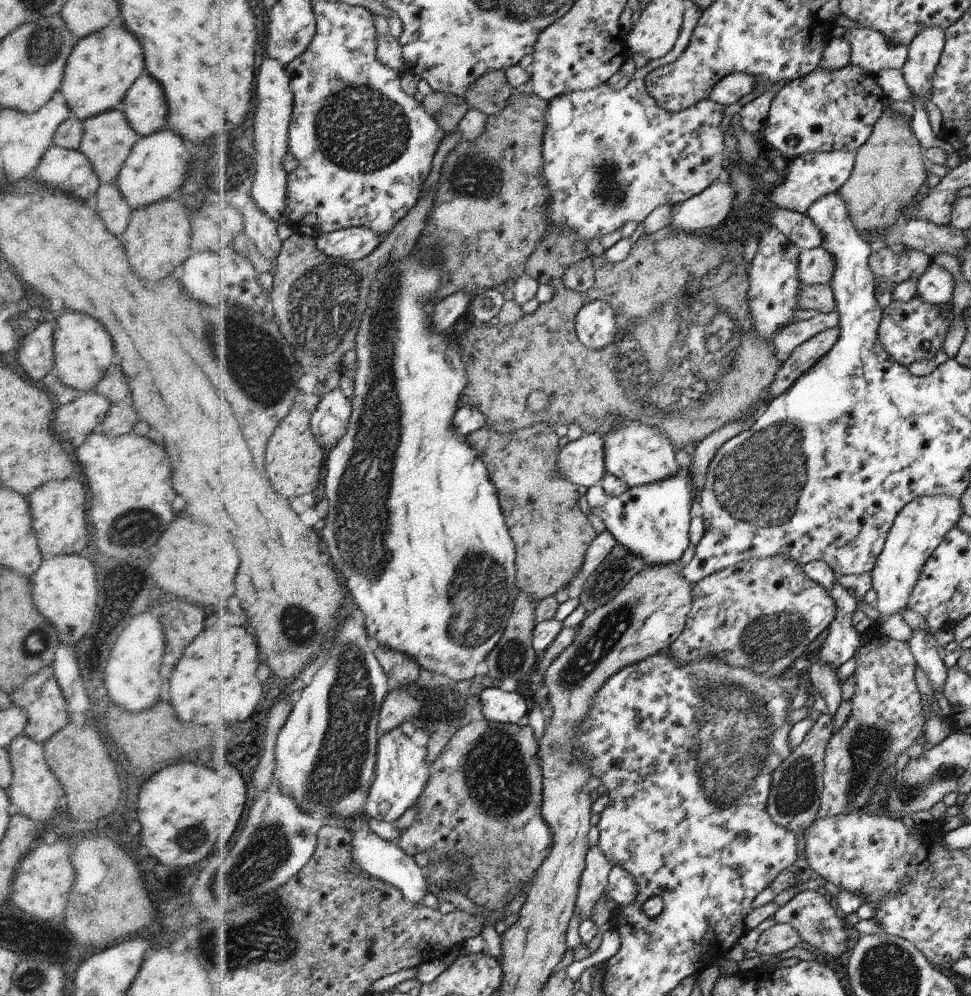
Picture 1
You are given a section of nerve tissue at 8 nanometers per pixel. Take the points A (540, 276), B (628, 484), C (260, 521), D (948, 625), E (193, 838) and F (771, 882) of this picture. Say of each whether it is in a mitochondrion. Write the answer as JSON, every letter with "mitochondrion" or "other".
{"A":"other","B":"other","C":"other","D":"other","E":"mitochondrion","F":"other"}

